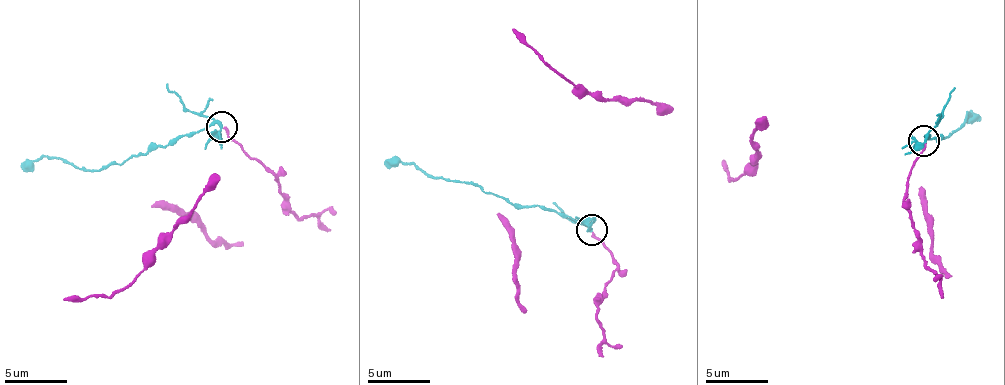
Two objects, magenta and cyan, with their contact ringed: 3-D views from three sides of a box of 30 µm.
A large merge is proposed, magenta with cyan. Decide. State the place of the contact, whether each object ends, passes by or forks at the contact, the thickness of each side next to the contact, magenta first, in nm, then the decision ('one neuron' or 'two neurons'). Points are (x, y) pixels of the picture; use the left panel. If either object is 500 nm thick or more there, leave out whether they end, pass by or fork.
(221, 127) | magenta ends | cyan forks | 190/200 nm | two neurons

